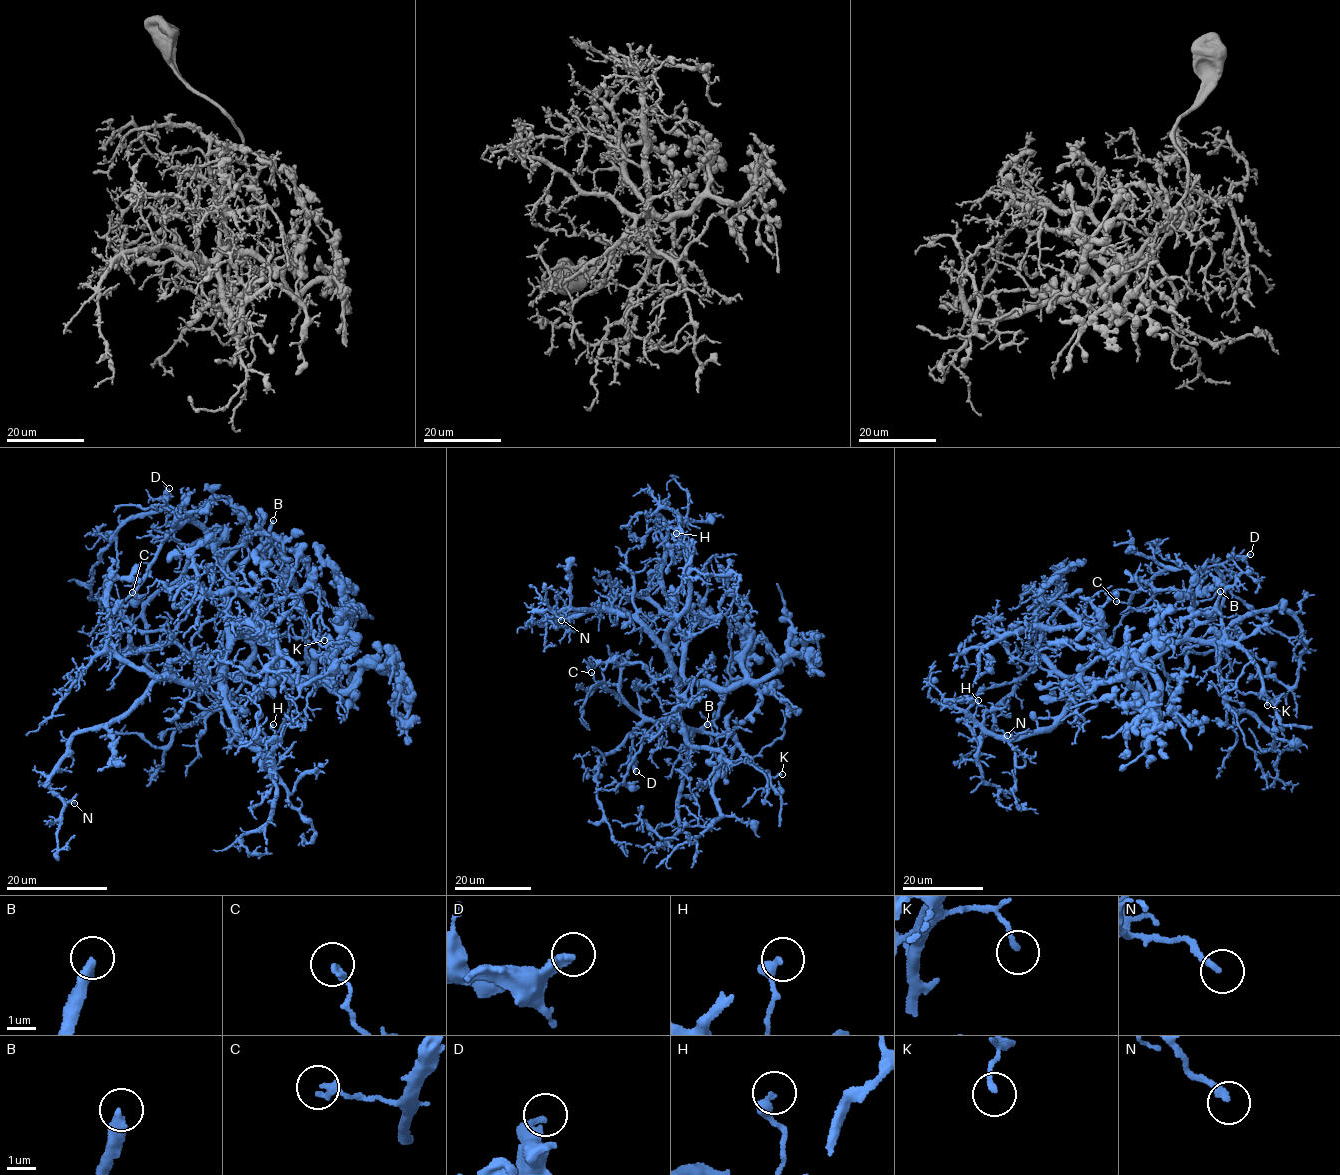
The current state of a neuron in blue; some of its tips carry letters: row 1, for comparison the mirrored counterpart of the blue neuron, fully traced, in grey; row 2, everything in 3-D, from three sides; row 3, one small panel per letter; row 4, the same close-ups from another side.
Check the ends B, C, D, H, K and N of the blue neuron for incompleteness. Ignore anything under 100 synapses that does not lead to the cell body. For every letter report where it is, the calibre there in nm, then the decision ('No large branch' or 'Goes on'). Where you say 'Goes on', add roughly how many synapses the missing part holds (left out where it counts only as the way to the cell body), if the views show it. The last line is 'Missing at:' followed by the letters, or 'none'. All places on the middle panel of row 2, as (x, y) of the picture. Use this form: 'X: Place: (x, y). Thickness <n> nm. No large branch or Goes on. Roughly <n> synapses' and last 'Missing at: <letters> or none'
B: Place: (707, 724). Thickness 360 nm. Goes on
C: Place: (591, 672). Thickness 220 nm. No large branch
D: Place: (636, 771). Thickness 300 nm. No large branch
H: Place: (676, 533). Thickness 320 nm. No large branch
K: Place: (782, 774). Thickness 190 nm. No large branch
N: Place: (561, 620). Thickness 240 nm. No large branch
Missing at: B

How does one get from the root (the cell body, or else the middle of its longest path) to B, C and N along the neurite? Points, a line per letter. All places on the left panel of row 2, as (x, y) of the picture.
B: (230, 641), (224, 630), (224, 608), (228, 585), (265, 540), (273, 520)
C: (230, 641), (224, 630), (227, 598), (223, 562), (214, 540), (190, 520), (175, 525), (132, 592)
N: (230, 641), (223, 673), (196, 686), (155, 679), (127, 711), (75, 735), (50, 779), (50, 787), (74, 803)

